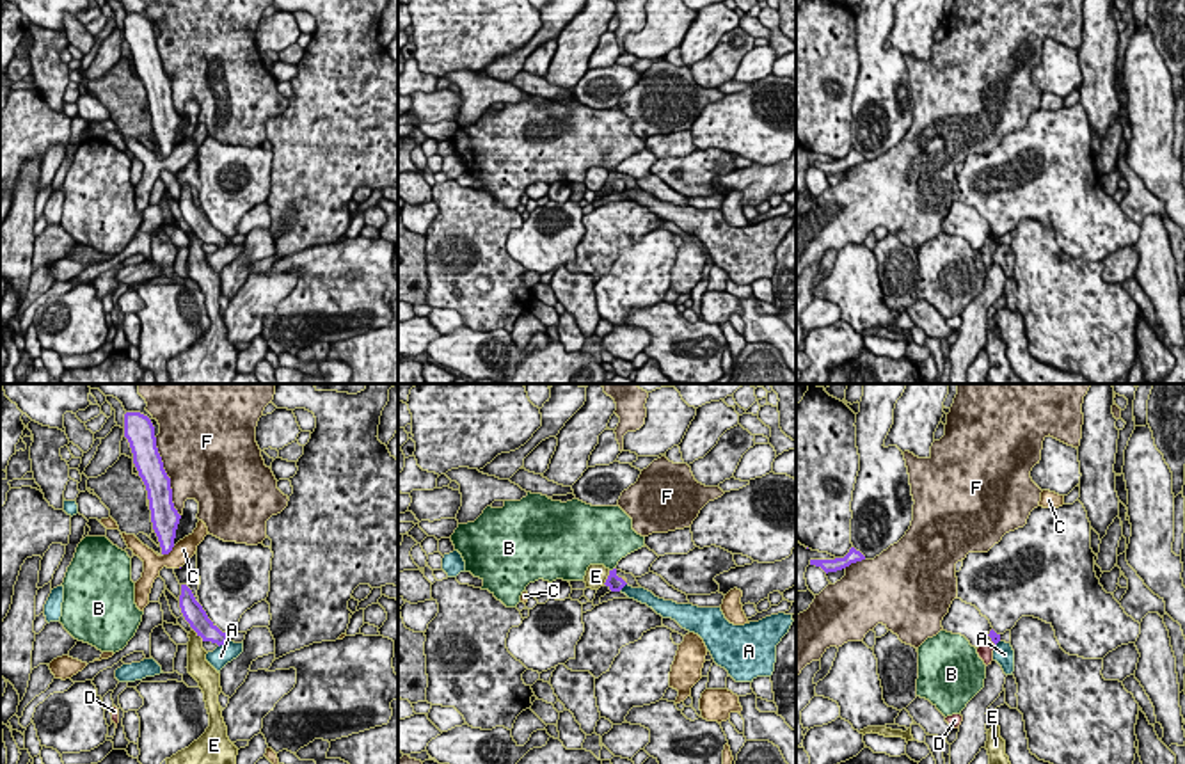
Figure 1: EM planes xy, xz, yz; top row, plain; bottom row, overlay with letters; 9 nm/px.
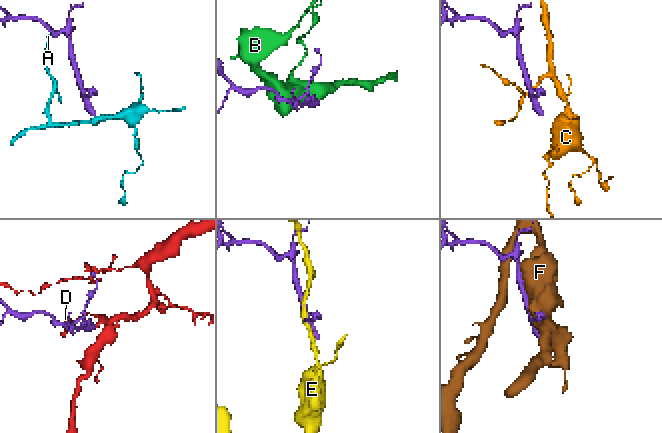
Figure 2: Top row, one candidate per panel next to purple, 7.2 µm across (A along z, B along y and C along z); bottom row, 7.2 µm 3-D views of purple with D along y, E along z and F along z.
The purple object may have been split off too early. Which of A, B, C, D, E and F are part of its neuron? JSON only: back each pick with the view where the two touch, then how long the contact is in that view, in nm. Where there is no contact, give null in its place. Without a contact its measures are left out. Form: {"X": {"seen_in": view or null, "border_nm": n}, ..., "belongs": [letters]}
{"D": {"seen_in": "xz", "border_nm": 80}, "belongs": ["D"]}

